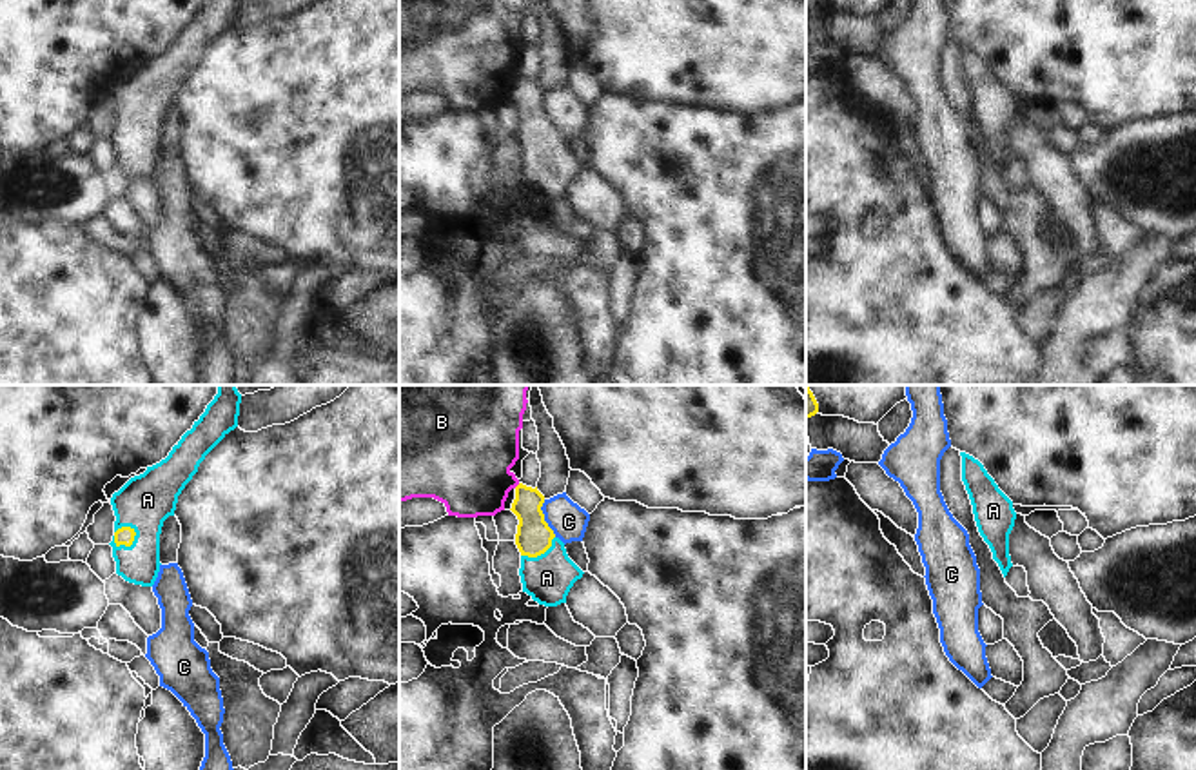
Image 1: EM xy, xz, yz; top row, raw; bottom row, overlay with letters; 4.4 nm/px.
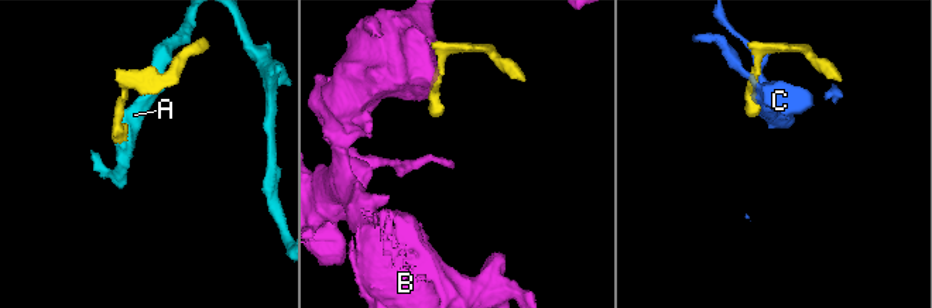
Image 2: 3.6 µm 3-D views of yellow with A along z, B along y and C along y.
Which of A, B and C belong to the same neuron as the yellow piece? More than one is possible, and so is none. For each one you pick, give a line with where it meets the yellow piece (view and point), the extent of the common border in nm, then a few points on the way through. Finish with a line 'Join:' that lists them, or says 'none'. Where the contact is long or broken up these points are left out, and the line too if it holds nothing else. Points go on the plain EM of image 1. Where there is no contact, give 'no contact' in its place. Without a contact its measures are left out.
A: meets yellow in xy at (131, 137); contact 120 nm long; runs through xy (126, 128), (131, 137), (147, 93)
Join: A

